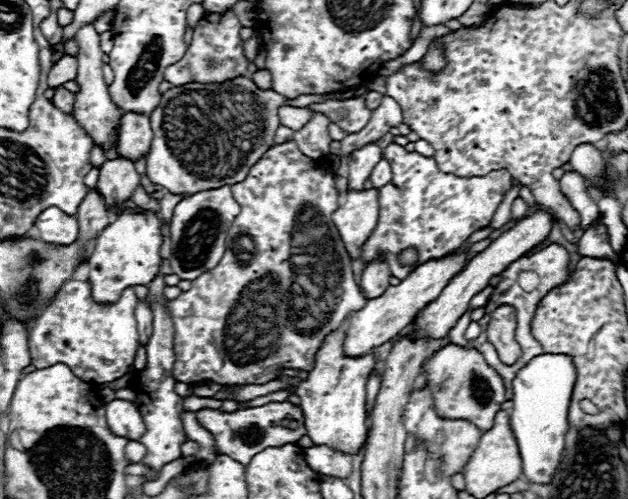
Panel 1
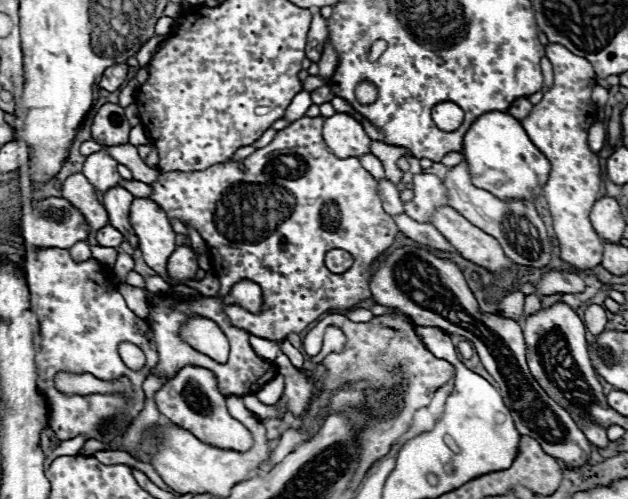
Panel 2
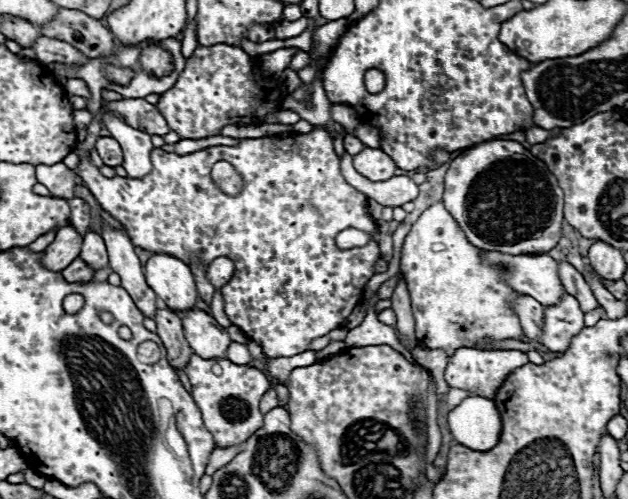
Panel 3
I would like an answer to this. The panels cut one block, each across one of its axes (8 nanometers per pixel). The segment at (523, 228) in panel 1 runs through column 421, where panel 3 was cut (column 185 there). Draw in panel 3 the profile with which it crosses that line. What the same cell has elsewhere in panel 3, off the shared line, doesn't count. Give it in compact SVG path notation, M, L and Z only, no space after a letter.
M196 308L180 312L180 318L184 322L186 340L192 346L194 354L204 358L216 358L216 356L226 358L228 344L232 342L226 328L222 328L212 316Z

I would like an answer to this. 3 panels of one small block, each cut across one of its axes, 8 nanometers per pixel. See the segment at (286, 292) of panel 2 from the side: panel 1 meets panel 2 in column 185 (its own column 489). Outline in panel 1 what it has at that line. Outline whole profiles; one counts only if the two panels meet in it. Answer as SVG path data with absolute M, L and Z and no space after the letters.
M394 142L384 148L384 158L390 162L394 176L380 188L378 226L362 248L362 262L382 256L390 264L392 276L400 280L410 274L410 270L400 262L400 254L406 248L418 252L418 262L442 258L454 252L472 232L490 224L504 194L512 188L512 176L508 170L492 170L486 176L472 178L444 174L438 170L434 158L408 152L404 146Z

